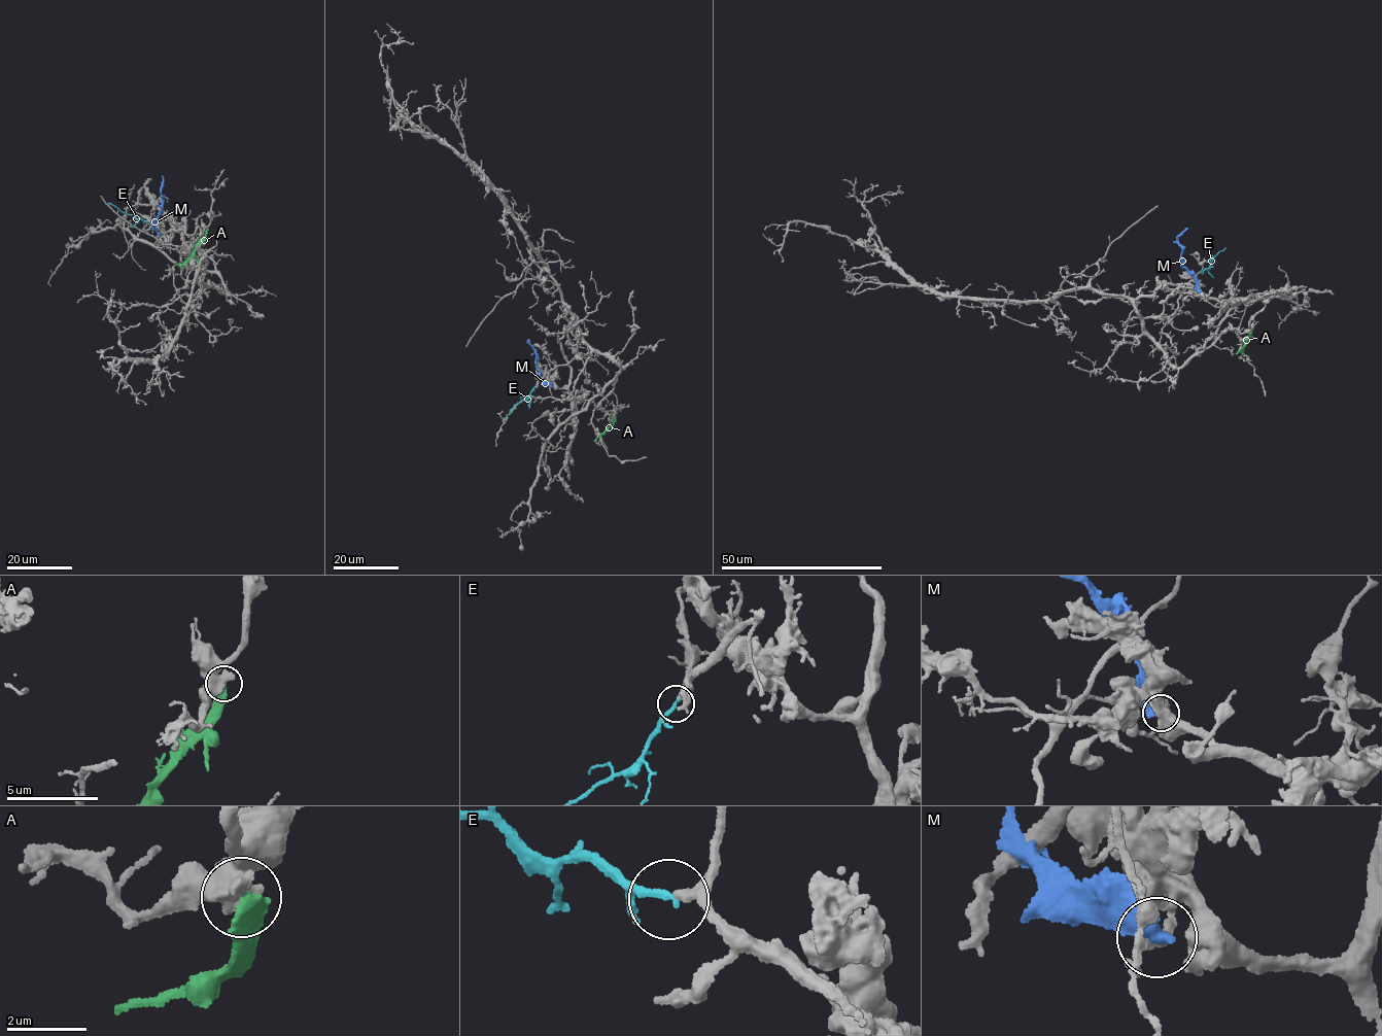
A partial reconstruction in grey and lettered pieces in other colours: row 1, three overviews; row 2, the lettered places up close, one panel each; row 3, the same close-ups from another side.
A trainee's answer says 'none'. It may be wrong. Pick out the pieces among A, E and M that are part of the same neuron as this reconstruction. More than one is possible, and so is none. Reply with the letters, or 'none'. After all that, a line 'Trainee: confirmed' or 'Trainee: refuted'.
E
Trainee: refuted

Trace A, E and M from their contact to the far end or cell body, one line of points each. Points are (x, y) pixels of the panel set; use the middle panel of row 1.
A: (615, 418), (616, 421), (594, 441)
E: (534, 385), (506, 418)
M: (552, 386), (539, 375), (536, 351), (528, 343)

